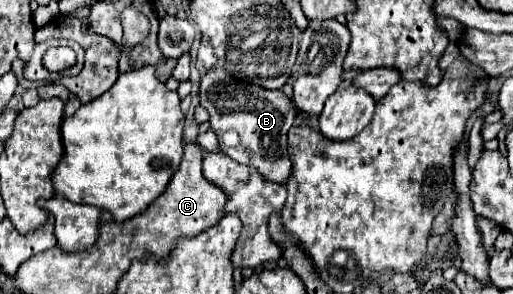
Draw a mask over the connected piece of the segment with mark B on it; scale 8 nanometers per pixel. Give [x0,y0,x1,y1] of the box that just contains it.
[201,69,297,183]

